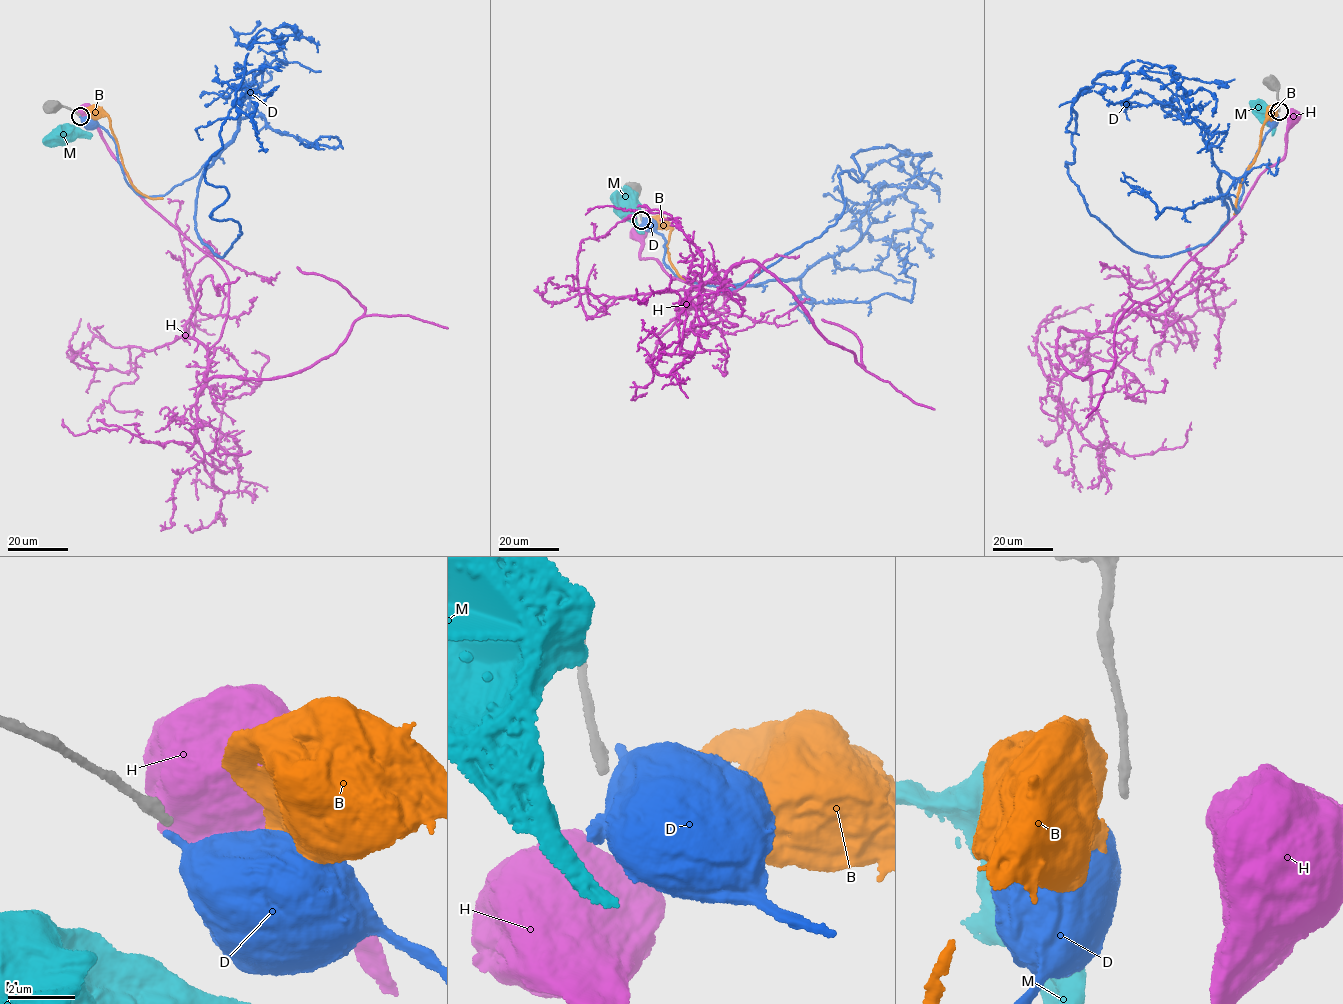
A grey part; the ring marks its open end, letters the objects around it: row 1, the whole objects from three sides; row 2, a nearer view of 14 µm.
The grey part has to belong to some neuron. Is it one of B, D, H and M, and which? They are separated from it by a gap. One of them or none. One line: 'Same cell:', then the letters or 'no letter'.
Same cell: no letter

